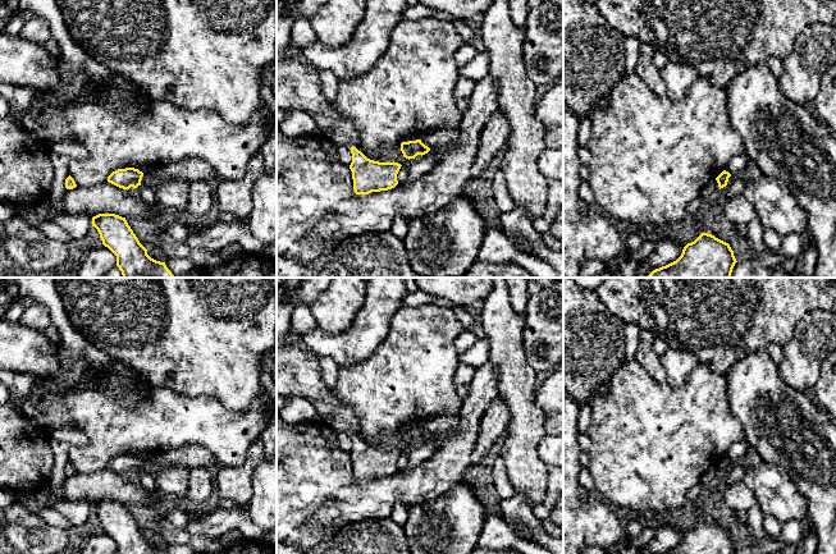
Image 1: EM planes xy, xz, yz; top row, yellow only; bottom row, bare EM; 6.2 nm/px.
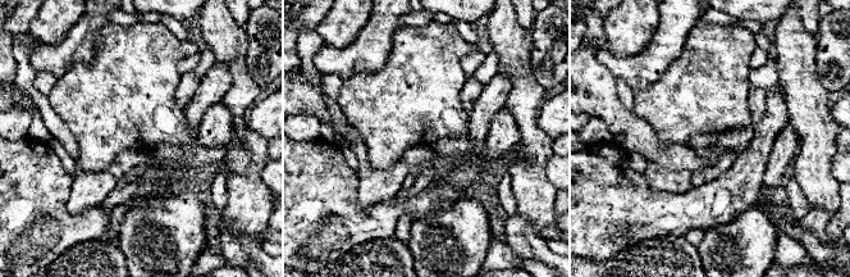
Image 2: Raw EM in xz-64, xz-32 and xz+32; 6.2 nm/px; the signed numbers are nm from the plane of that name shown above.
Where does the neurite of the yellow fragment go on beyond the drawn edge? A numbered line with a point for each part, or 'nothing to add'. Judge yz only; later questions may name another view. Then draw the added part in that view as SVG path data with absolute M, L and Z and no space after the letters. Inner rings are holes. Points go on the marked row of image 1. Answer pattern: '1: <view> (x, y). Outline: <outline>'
nothing to add

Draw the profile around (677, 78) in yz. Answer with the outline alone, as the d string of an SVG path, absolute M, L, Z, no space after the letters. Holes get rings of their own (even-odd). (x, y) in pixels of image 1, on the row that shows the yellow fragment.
M671 61L659 69L659 74L666 86L666 95L672 101L682 99L699 77L695 68Z

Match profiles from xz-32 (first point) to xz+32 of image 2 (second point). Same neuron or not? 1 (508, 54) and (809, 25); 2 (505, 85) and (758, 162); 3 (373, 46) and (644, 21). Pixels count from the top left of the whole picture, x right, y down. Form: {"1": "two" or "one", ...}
{"1": "two", "2": "one", "3": "two"}

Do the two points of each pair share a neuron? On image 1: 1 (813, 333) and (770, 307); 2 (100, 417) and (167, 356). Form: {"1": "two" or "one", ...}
{"1": "two", "2": "two"}

